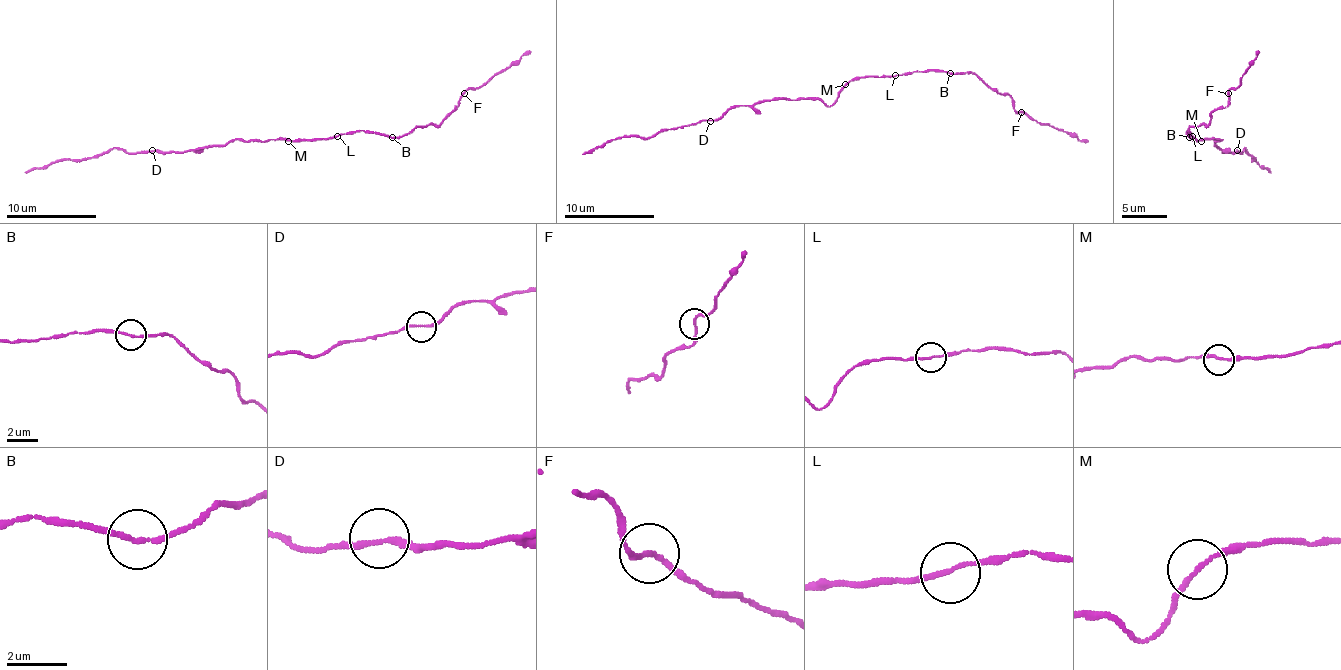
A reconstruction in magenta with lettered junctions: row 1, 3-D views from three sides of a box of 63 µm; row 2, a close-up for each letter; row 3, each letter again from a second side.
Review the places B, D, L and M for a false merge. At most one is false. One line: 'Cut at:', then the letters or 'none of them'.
Cut at: none of them

